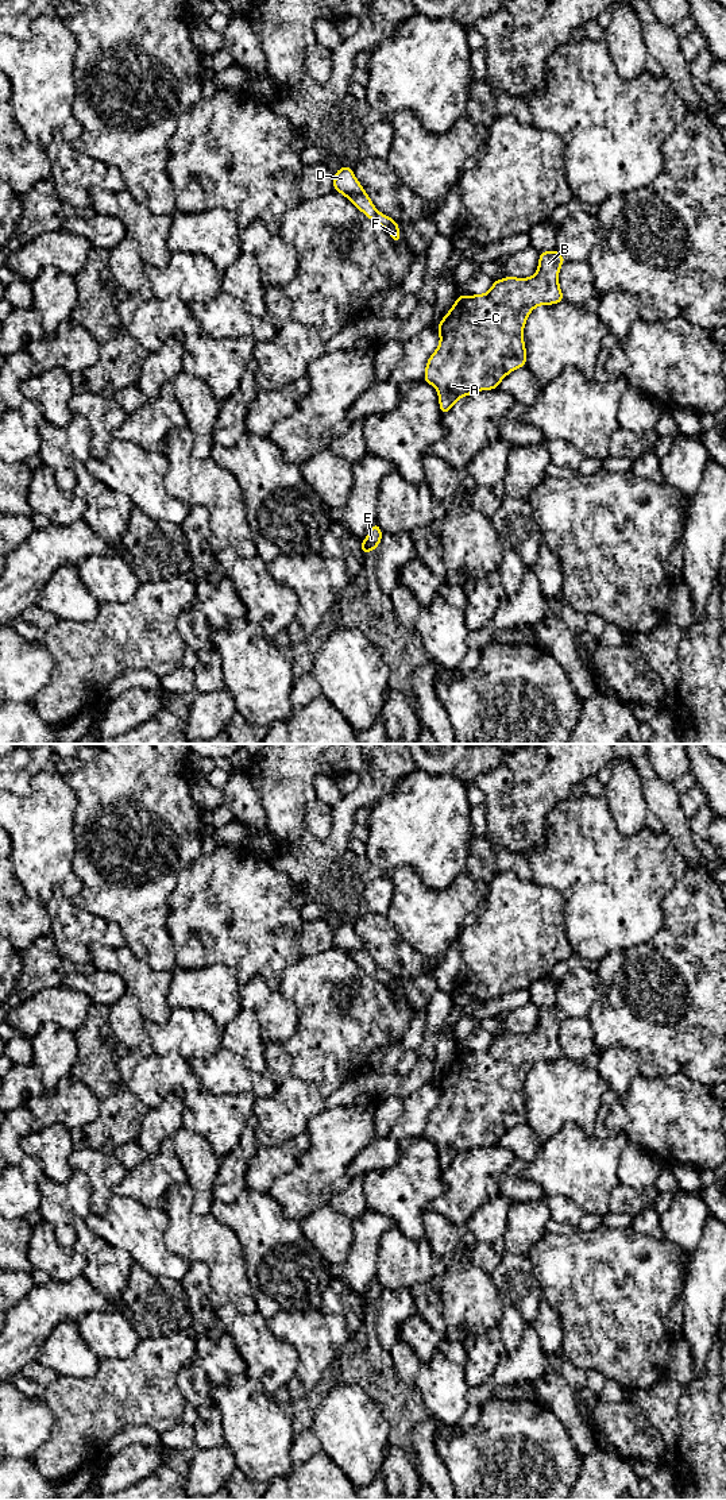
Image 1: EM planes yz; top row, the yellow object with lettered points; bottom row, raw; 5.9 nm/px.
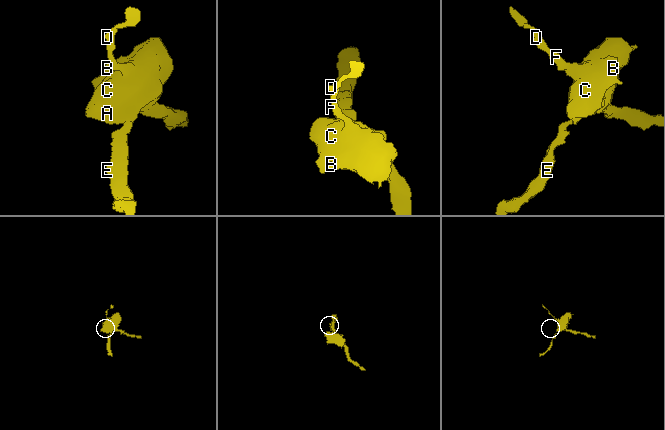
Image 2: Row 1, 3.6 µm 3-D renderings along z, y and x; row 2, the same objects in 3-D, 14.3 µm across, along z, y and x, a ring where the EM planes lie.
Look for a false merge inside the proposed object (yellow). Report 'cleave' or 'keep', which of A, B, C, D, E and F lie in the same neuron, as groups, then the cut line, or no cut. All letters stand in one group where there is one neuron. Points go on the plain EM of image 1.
keep; groups A B C D E F; cut none

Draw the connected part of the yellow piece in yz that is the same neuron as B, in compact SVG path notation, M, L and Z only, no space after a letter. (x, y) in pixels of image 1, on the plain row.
M557 1006L542 1007L534 1032L507 1032L484 1050L457 1050L436 1083L440 1099L424 1130L437 1146L441 1172L457 1156L498 1145L507 1130L526 1122L525 1079L536 1063L564 1057L559 1041L564 1018Z

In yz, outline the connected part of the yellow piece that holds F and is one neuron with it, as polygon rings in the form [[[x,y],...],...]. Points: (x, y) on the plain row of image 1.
[[[348,922],[340,923],[335,928],[333,946],[345,952],[360,968],[382,984],[386,984],[394,999],[399,1000],[399,983],[398,977],[387,971],[381,969],[372,960],[368,950],[364,948],[360,938],[354,930],[354,925]]]

